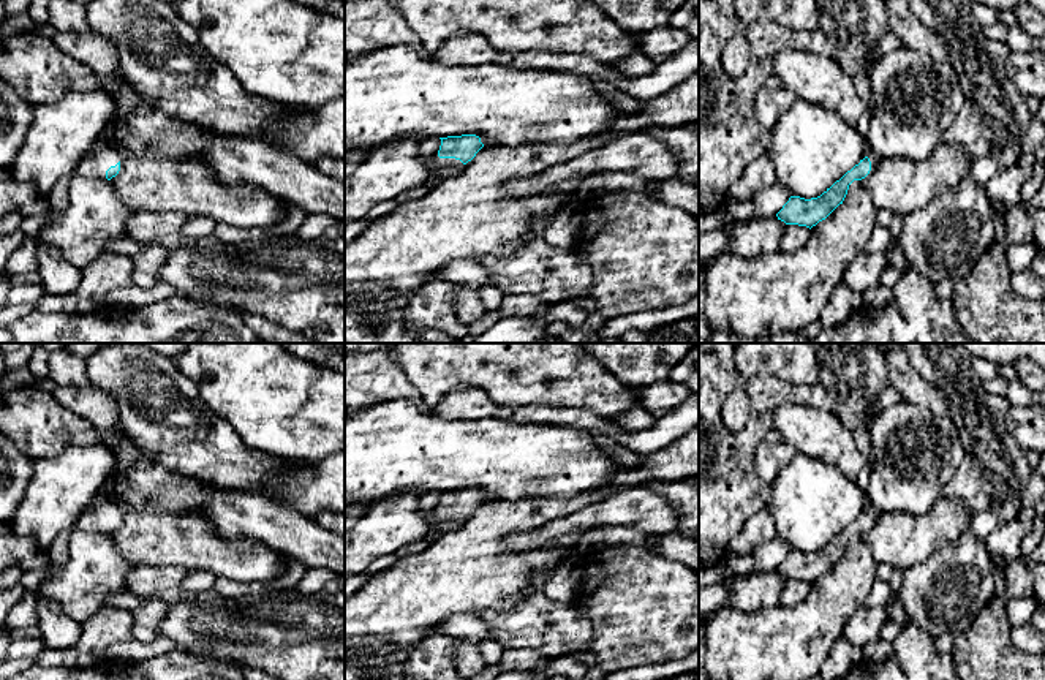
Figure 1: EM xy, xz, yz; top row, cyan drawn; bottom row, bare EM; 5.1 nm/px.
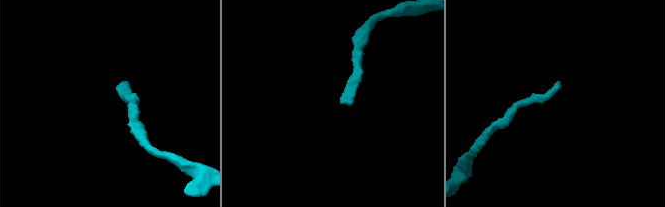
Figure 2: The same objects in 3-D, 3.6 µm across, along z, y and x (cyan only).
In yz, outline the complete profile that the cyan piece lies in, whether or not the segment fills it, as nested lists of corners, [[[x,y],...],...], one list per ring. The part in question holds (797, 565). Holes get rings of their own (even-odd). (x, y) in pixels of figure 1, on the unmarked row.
[[[870,508],[860,514],[851,525],[847,525],[839,535],[827,542],[821,550],[805,553],[800,550],[790,550],[783,563],[776,568],[778,574],[786,579],[798,579],[813,582],[819,576],[825,574],[839,558],[843,558],[849,539],[854,535],[865,533],[871,520],[879,516],[881,511]]]

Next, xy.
[[[115,503],[90,504],[81,516],[77,527],[111,535],[120,525],[122,509]]]

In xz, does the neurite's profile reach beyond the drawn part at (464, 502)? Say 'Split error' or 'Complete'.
Split error

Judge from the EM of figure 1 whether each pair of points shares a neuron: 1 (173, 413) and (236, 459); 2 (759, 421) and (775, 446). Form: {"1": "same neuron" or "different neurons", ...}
{"1": "same neuron", "2": "different neurons"}

